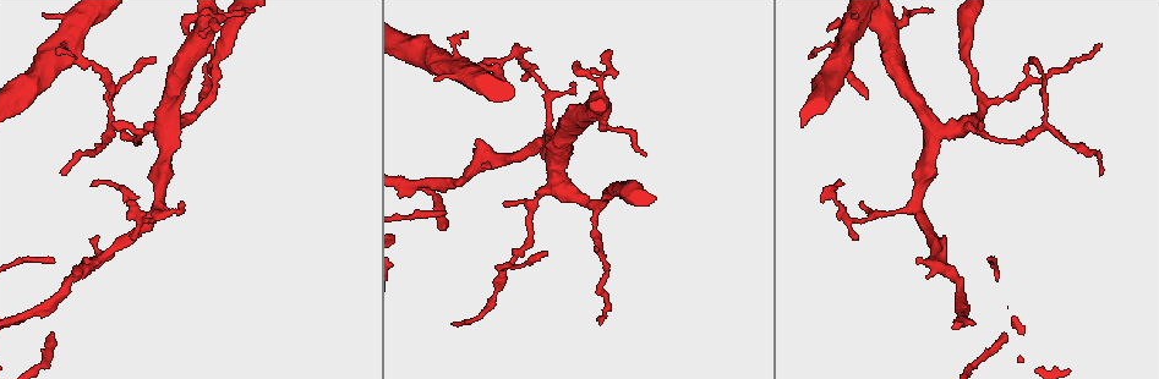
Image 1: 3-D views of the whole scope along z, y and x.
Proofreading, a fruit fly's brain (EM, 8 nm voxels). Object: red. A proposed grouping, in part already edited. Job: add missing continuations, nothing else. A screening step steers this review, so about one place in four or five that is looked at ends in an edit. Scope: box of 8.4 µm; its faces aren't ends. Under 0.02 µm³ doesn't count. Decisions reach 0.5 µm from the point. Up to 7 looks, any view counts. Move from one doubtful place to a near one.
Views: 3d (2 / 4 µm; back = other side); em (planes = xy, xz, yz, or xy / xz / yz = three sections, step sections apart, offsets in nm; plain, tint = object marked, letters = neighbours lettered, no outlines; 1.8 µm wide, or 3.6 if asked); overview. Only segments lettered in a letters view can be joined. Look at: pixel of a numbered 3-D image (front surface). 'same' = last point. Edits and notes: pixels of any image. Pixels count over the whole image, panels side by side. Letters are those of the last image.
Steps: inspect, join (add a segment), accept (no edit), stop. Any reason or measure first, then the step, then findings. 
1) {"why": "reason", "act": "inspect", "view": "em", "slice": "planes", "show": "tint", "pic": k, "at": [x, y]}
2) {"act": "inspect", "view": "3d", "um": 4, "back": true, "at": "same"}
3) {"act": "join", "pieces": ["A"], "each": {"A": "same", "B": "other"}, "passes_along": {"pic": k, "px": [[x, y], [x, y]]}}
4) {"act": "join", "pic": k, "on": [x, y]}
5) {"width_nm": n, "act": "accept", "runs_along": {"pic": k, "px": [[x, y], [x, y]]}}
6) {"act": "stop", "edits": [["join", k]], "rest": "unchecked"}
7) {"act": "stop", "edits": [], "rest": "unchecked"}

{"act": "inspect", "view": "em", "slice": "planes", "show": "tint", "pic": 1, "at": [865, 98]}

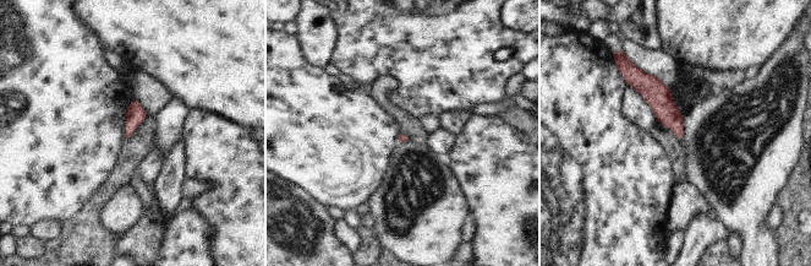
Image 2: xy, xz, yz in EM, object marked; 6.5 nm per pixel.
{"why": "see the neighbours", "act": "inspect", "view": "em", "slice": "planes", "show": "letters", "at": "same"}

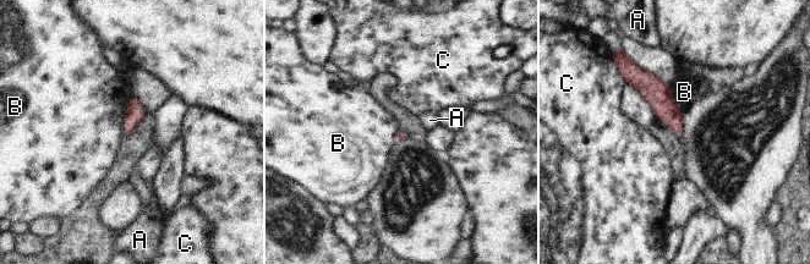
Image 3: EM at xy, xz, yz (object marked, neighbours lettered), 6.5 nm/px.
{"act": "accept", "each": {"A": "other", "B": "other", "C": "other"}, "found": "none of them fits"}

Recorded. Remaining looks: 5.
{"why": "tapers out", "act": "inspect", "view": "em", "slice": "planes", "show": "letters", "pic": 1, "at": [154, 60]}

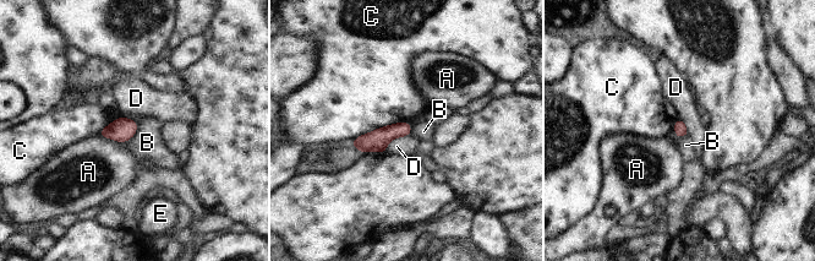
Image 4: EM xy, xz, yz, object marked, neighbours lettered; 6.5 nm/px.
{"longest_contact_nm": ["C", 400], "act": "accept", "each": {"A": "other", "B": "other", "C": "other", "D": "other", "E": "other"}, "border": {"pic": 4, "px": [[137, 121], [137, 131], [125, 141]]}, "found": "no lettered segment goes on from it"}

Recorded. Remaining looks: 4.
{"why": "three arms meet", "act": "inspect", "view": "3d", "um": 4, "back": true, "pic": 1, "at": [202, 104]}

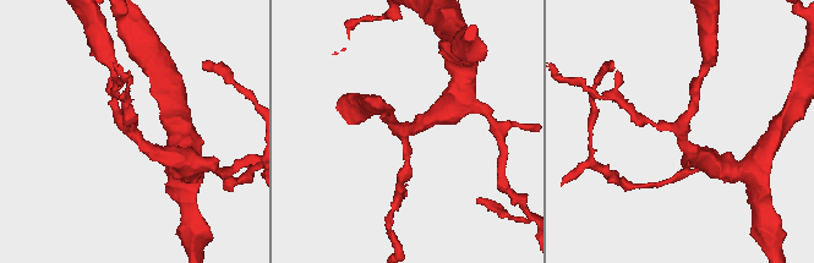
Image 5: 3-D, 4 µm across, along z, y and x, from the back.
{"act": "inspect", "view": "em", "slice": "xz", "step": 8, "show": "letters", "pic": 5, "at": [134, 132]}

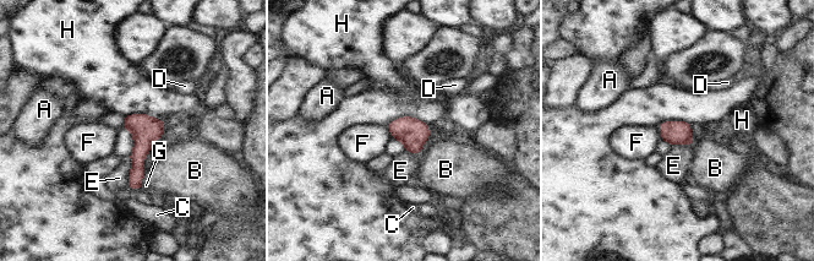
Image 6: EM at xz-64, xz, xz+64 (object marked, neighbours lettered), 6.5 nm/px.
{"longest_contact_nm": ["E", 200], "act": "accept", "each": {"A": "other", "B": "other", "C": "other", "D": "other", "E": "other", "F": "other", "G": "other", "H": "other"}, "border": {"pic": 6, "px": [[656, 126], [661, 140]]}, "found": "no lettered segment goes on from it"}

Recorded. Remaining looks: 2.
{"act": "stop", "edits": [], "rest": "unchecked"}

